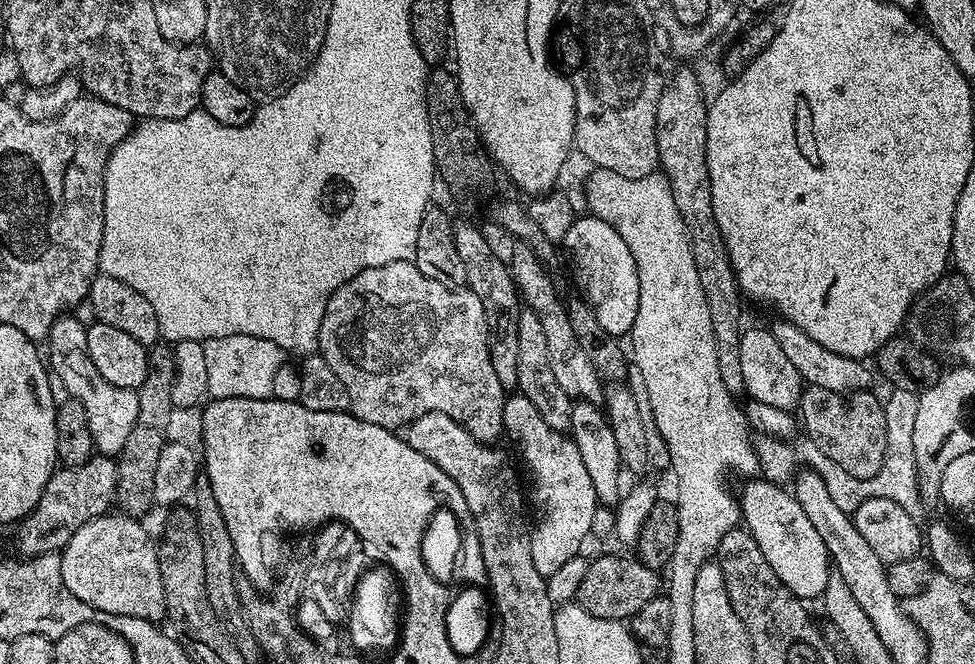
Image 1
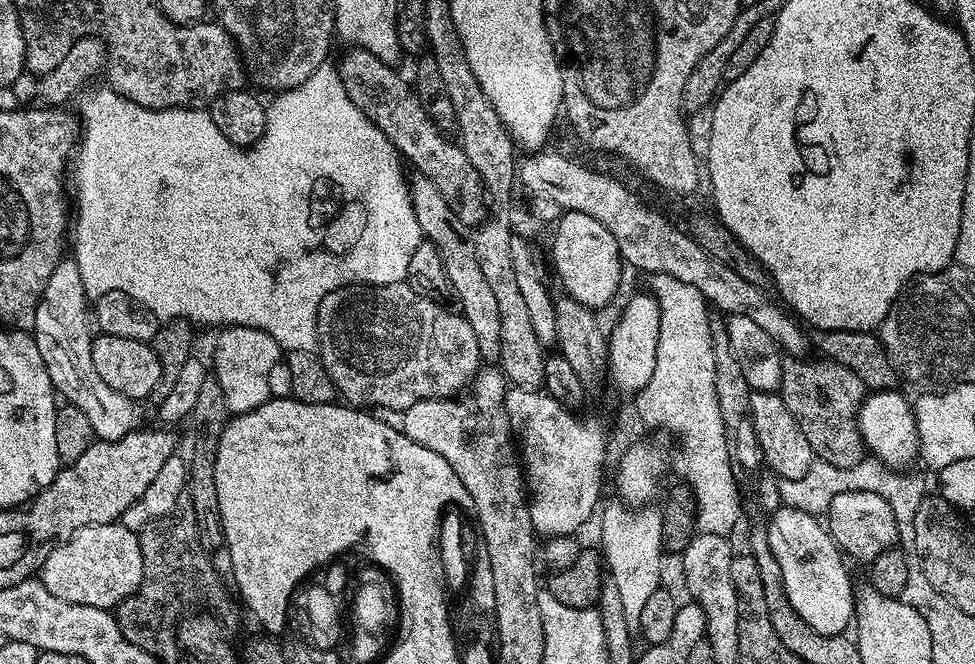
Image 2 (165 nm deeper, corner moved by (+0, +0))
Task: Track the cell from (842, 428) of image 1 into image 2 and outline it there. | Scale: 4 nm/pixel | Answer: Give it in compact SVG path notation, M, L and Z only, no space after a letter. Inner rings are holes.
M788 358L782 366L779 394L786 410L794 414L794 422L802 426L806 442L810 442L813 457L834 466L854 467L865 459L866 447L859 430L859 410L866 397L862 378L854 370L827 358Z

